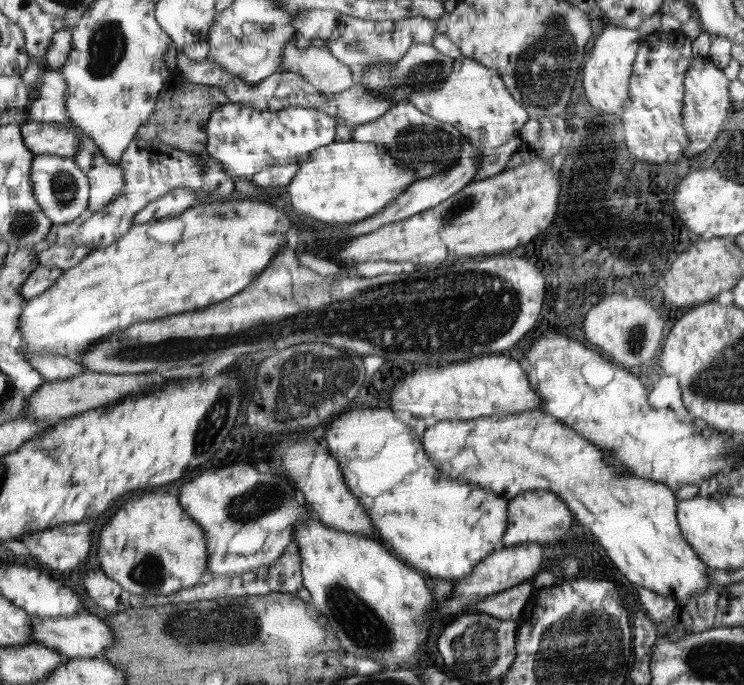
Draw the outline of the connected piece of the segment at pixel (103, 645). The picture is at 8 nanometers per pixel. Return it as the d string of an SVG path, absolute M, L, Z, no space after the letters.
M86 610L68 616L41 617L40 615L30 615L30 618L32 618L32 633L30 633L32 643L58 650L68 659L89 659L102 656L103 650L111 647L115 642L114 630L112 631L104 620Z

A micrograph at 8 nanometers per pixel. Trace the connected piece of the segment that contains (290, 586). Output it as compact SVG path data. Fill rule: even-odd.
M292 542L283 556L268 568L264 578L260 578L260 569L256 570L256 584L260 586L260 592L266 594L274 590L274 593L297 593L303 587L301 560L298 544ZM280 578L282 584L278 581Z

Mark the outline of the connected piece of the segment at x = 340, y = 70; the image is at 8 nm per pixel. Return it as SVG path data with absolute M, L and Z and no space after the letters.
M296 38L286 41L280 69L303 76L316 90L331 98L353 84L352 69L333 58L328 48L309 45L301 50L296 47Z

